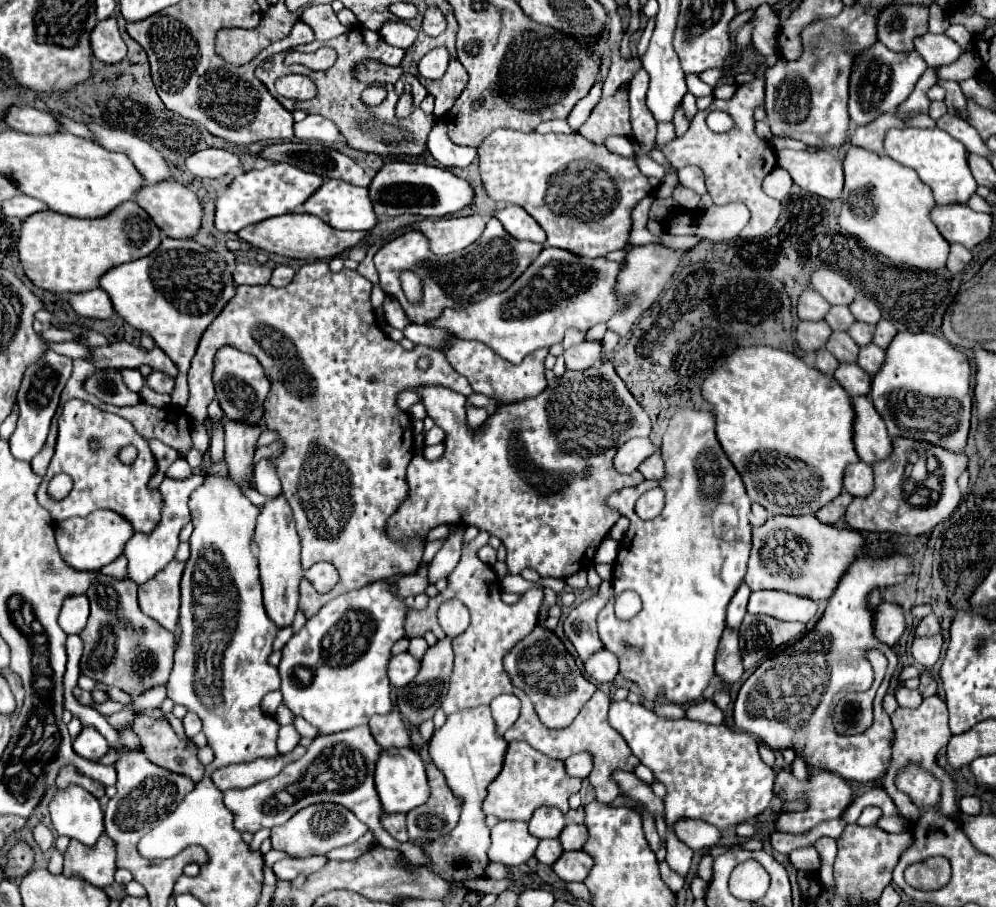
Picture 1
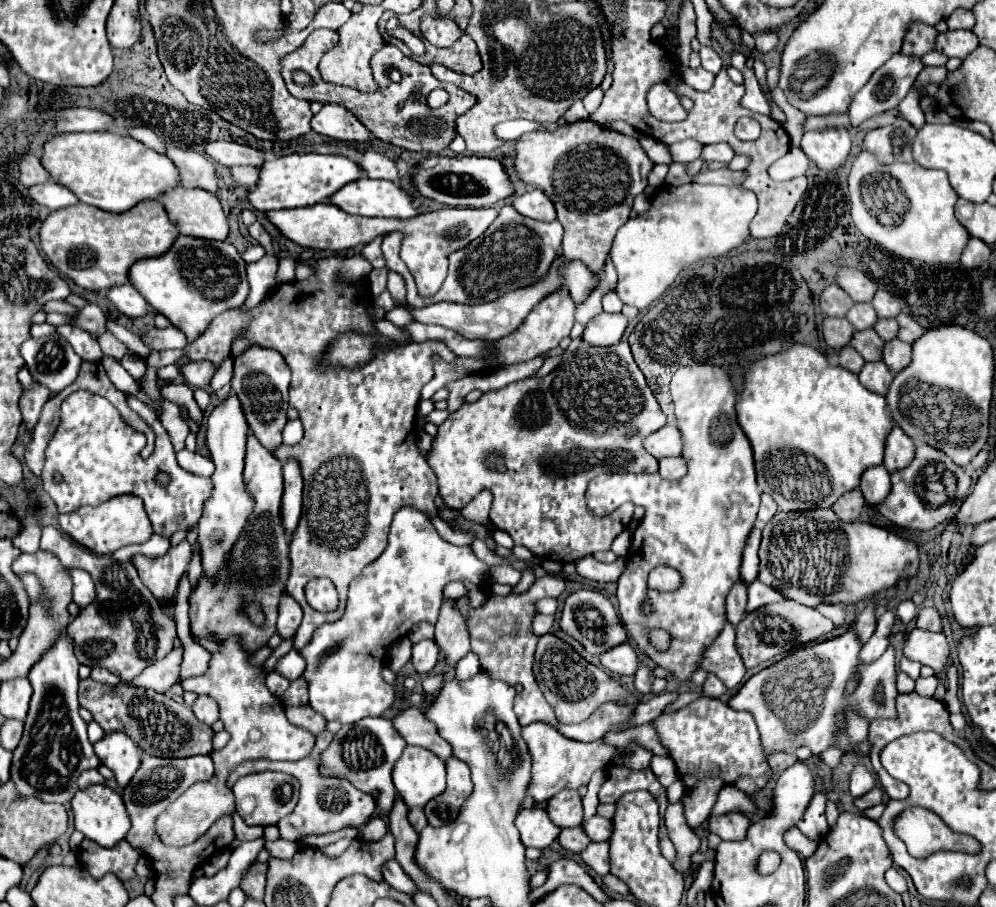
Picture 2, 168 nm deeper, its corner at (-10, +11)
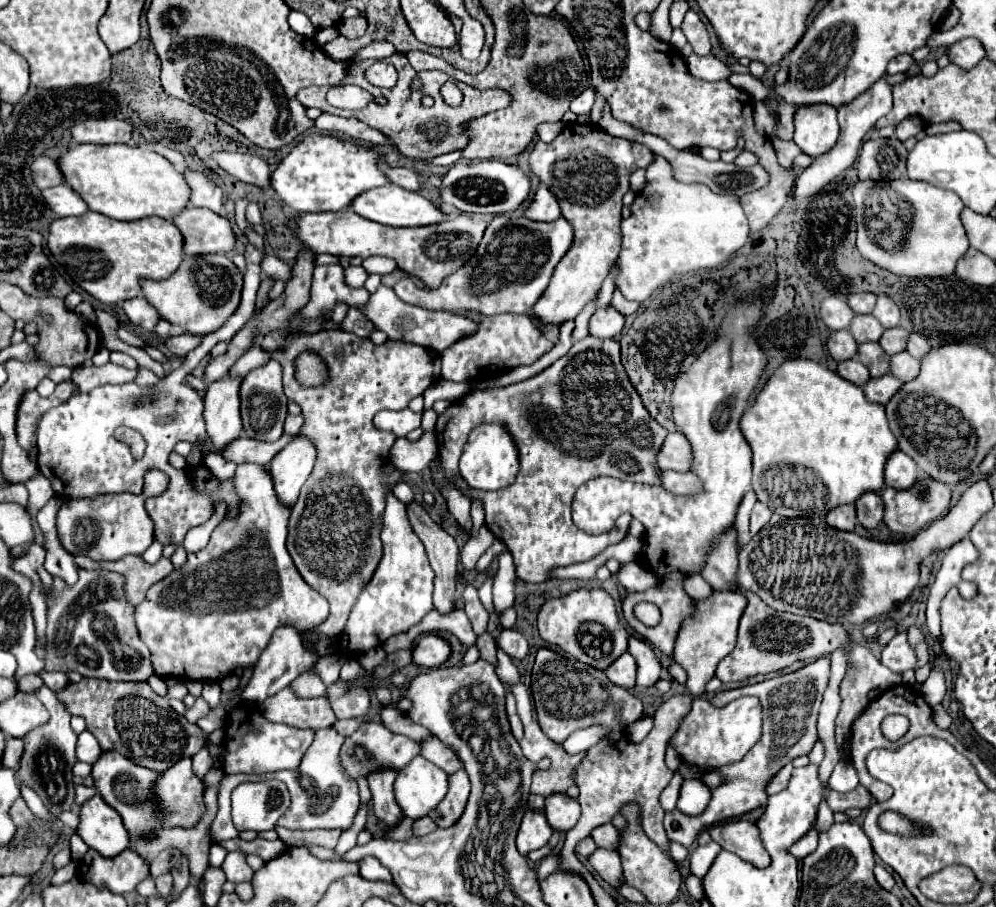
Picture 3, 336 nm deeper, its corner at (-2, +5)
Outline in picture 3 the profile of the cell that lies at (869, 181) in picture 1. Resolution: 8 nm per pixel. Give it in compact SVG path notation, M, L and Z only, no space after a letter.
M893 180L893 182L855 182L855 222L857 222L857 248L869 262L897 274L911 278L943 278L955 272L957 260L969 248L965 228L961 224L961 210L965 204L957 194L935 188L927 182L917 180Z

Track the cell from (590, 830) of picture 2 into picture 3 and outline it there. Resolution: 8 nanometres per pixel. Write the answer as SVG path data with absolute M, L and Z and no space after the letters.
M603 824L603 826L595 828L591 832L591 836L597 842L597 846L607 848L607 850L617 850L617 846L621 844L621 832L613 824Z

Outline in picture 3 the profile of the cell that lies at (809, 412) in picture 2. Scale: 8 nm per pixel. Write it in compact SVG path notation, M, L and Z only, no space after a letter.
M803 358L787 360L773 372L755 404L745 410L741 430L753 450L753 490L757 500L785 518L825 516L841 504L853 504L865 492L879 494L885 488L885 462L897 450L885 406L869 402L859 386L827 366Z

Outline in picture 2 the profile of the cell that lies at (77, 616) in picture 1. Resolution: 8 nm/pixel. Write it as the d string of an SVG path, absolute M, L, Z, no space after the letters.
M69 570L69 574L73 580L73 602L79 608L85 608L89 602L93 602L97 598L93 578L85 570Z

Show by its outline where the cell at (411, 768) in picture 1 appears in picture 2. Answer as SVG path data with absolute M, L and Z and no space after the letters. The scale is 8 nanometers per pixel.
M407 746L393 766L393 784L409 808L425 806L445 790L445 762L425 748Z

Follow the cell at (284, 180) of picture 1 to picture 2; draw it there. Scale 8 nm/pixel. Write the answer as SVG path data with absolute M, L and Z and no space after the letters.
M303 154L303 156L281 156L271 162L263 162L259 168L259 182L247 192L247 202L259 210L279 210L279 208L303 208L317 202L327 202L333 192L343 184L353 182L363 176L363 170L349 158L333 154Z

